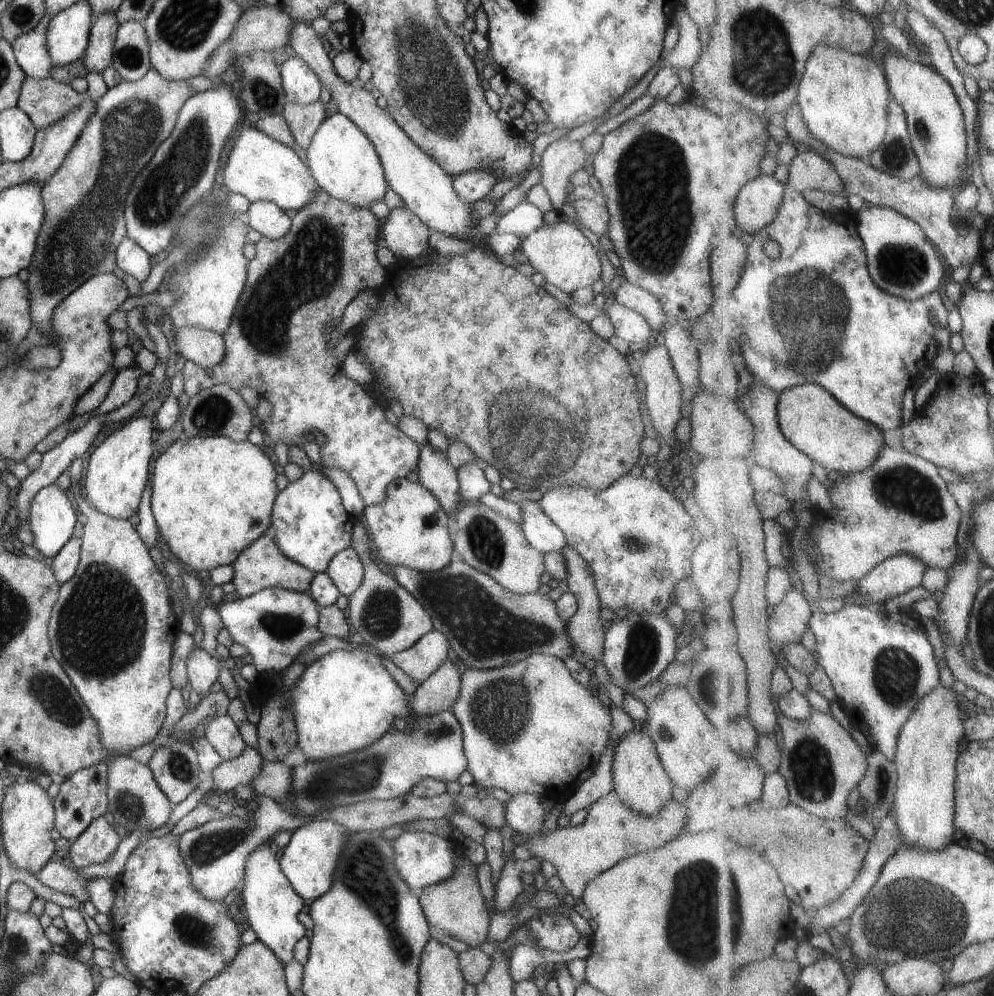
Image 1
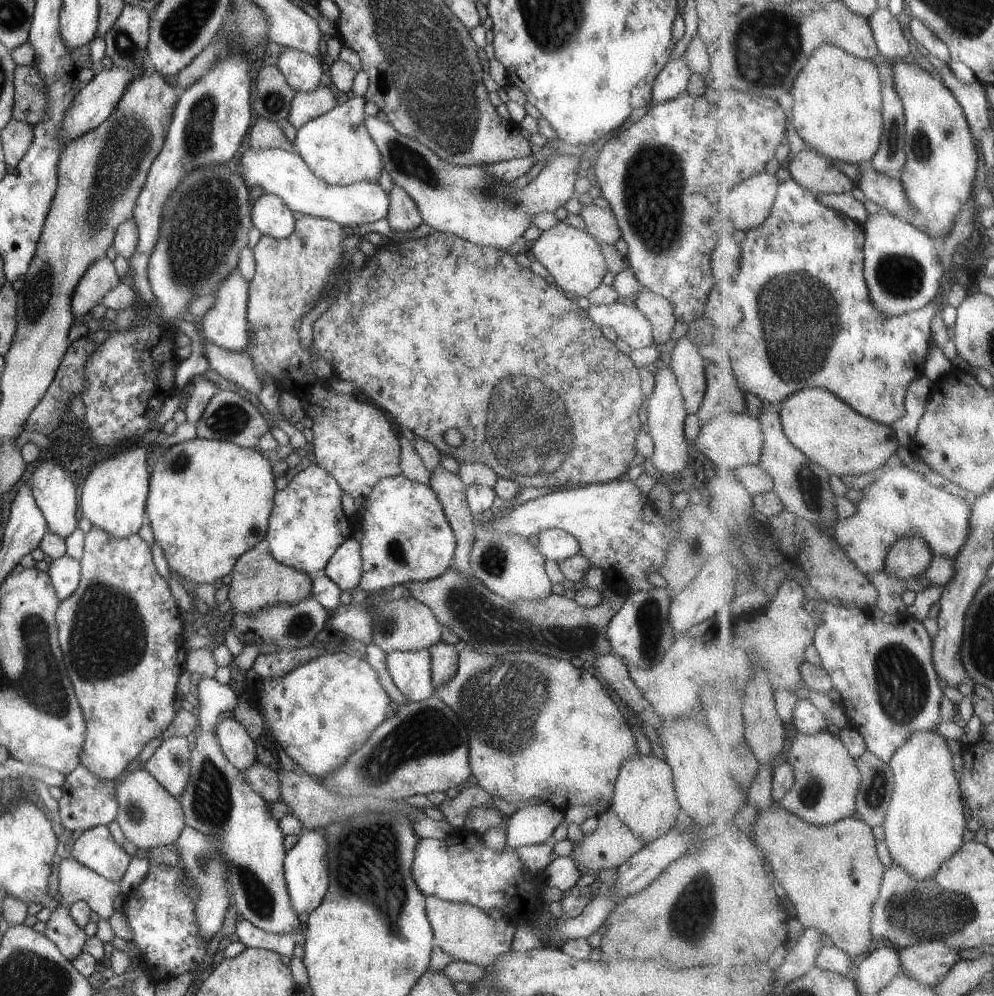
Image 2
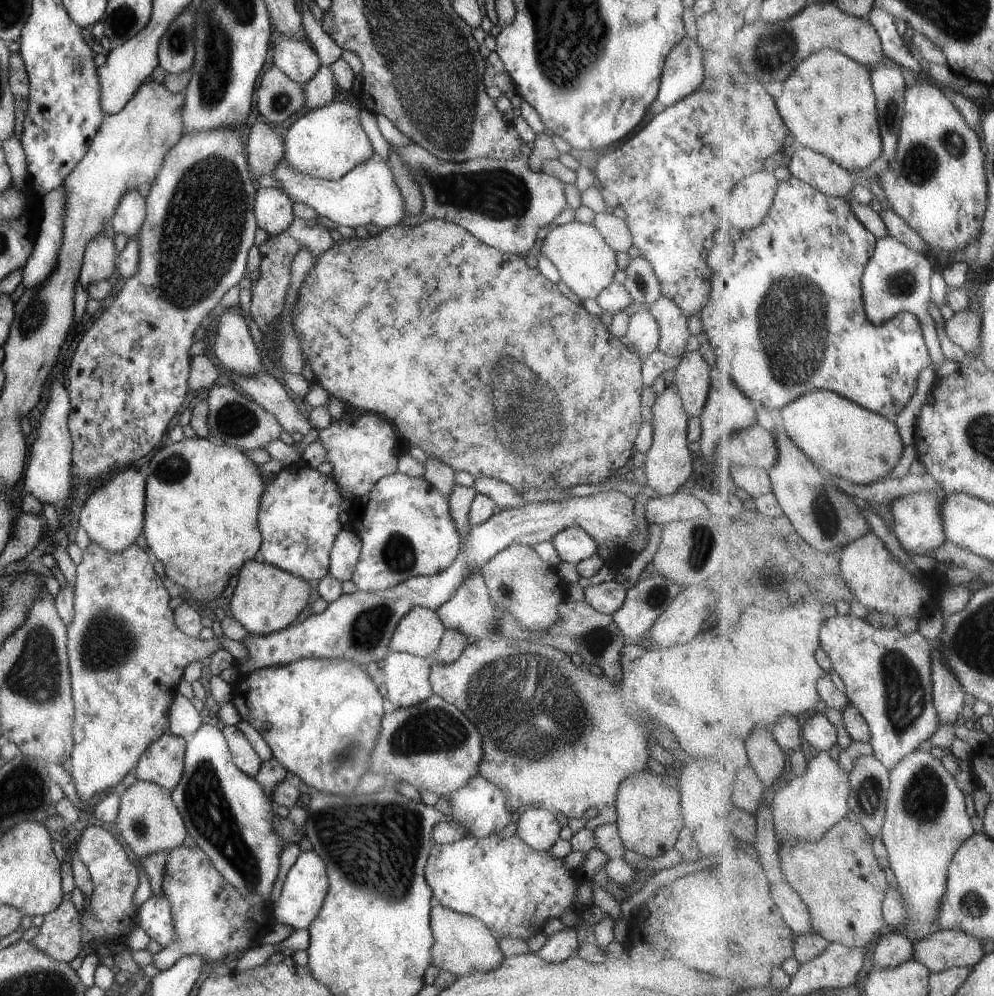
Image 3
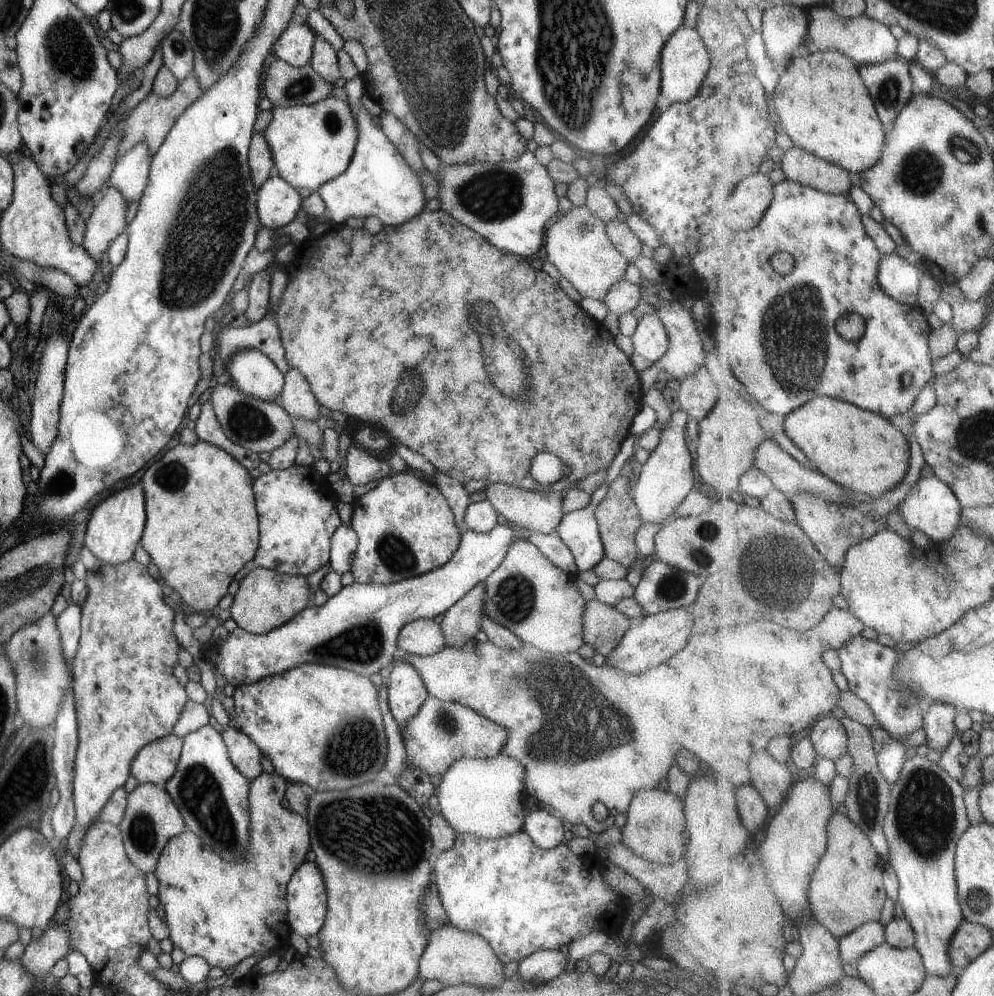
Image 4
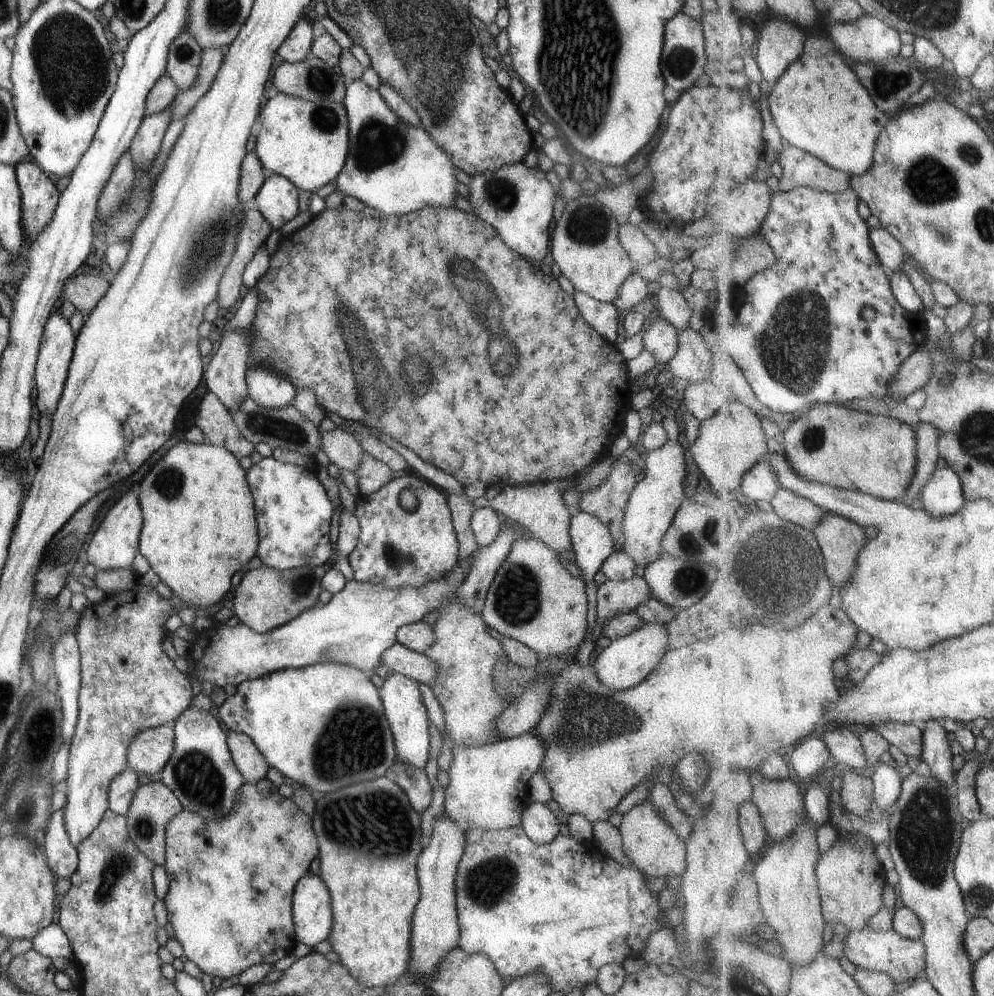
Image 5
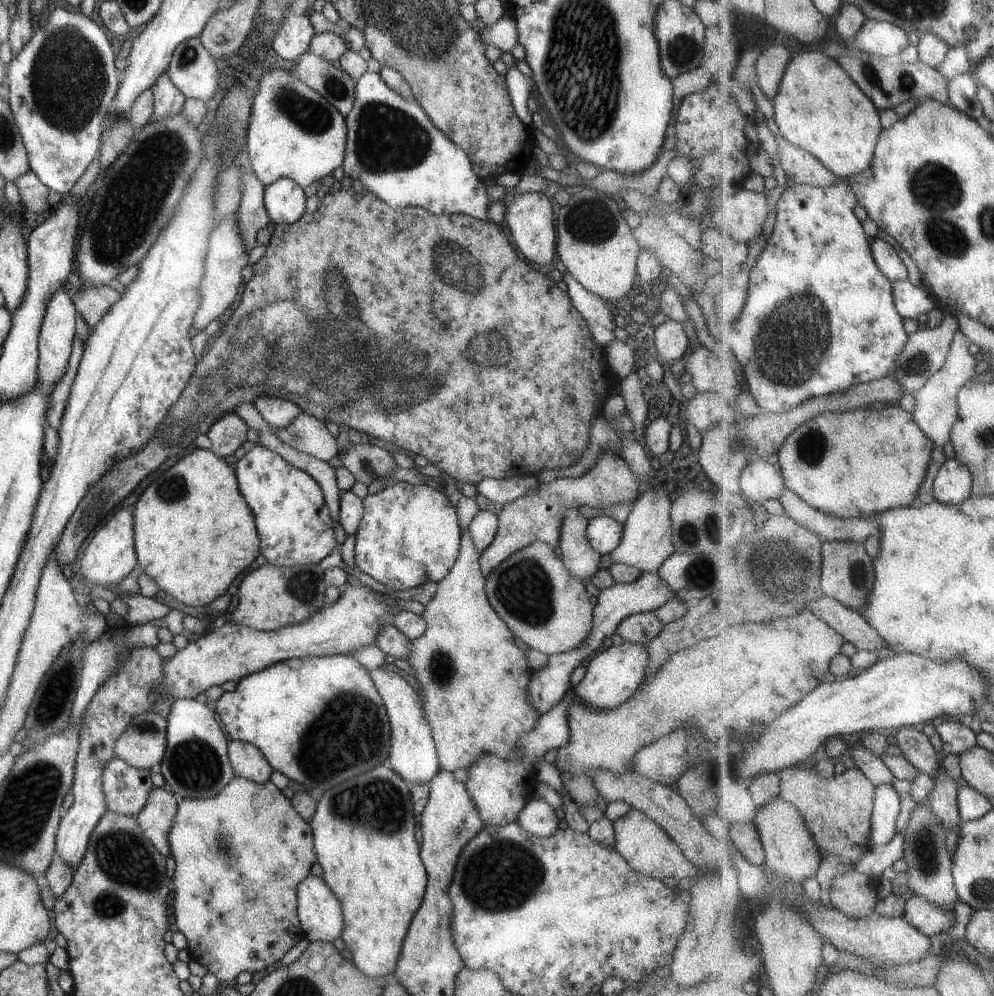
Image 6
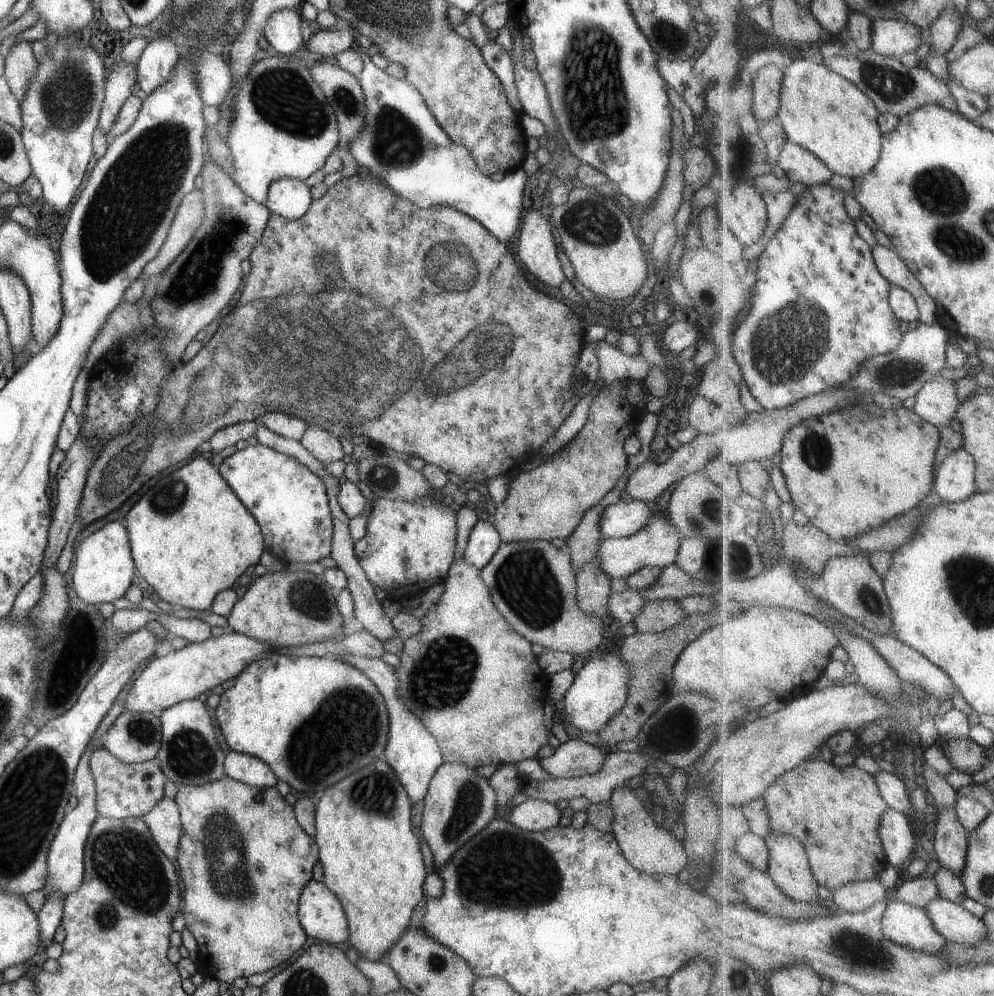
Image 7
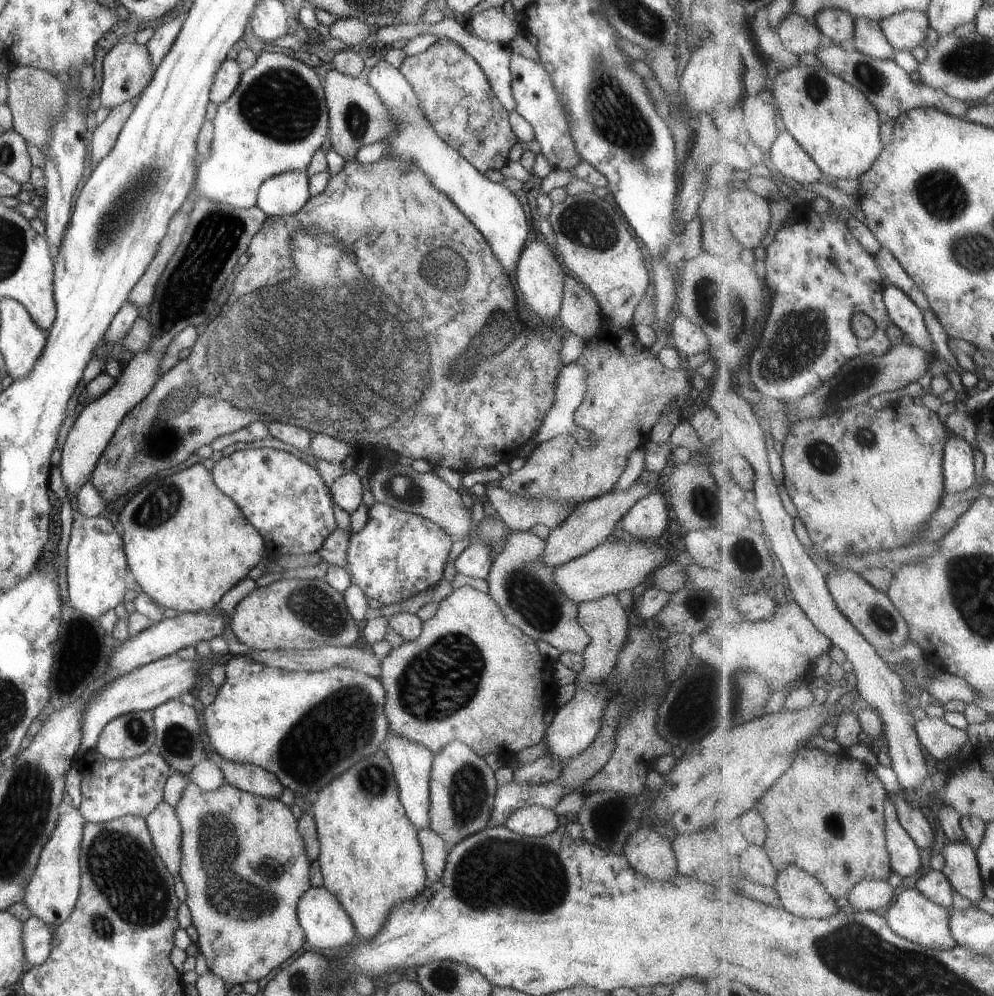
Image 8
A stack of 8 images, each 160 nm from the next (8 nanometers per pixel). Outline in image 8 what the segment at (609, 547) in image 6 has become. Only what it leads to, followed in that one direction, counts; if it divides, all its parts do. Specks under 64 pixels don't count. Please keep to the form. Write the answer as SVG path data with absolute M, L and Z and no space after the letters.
M653 492L640 498L618 522L619 528L633 539L657 539L665 530L666 507L661 494Z

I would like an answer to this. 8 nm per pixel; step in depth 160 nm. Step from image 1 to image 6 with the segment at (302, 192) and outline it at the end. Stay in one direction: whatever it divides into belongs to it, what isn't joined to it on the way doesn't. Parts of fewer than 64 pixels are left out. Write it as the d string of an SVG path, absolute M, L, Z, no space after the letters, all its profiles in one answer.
M365 71L355 81L352 107L344 116L344 121L347 131L342 163L344 174L352 180L359 180L363 188L387 206L415 206L434 215L459 213L479 219L487 218L485 209L491 202L485 194L486 186L475 176L465 151L445 138L445 135L427 120L427 116L413 98L403 98L383 82L379 73Z

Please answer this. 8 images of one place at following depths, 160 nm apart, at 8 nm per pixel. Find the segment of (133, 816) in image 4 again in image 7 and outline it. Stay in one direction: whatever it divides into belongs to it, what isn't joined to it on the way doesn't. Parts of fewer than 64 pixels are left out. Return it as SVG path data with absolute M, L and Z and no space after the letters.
M161 797L155 806L143 816L143 820L161 852L171 862L175 862L178 840L181 836L181 823L174 799Z

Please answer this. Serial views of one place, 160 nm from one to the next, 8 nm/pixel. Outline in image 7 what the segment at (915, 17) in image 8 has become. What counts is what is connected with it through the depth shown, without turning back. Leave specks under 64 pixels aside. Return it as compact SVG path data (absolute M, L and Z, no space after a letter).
M876 19L873 21L873 49L886 57L900 58L915 52L926 32L912 22L902 19Z

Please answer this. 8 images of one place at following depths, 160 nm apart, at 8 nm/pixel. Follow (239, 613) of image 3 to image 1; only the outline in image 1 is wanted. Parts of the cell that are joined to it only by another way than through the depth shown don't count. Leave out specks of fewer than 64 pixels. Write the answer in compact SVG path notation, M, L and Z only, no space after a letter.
M266 534L261 535L241 550L231 565L234 570L231 582L234 584L234 591L239 597L249 596L265 587L305 593L314 577L314 573L310 570L290 561L274 544L274 538Z

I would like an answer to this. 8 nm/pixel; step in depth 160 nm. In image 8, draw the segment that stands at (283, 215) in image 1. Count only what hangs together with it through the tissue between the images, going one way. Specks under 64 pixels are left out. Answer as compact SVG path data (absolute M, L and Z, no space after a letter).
M284 171L261 183L255 206L266 216L288 215L297 212L309 197L305 171Z

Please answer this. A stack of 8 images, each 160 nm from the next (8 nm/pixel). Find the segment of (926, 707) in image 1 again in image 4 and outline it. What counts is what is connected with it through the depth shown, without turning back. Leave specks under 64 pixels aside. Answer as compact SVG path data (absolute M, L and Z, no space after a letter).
M915 755L906 759L900 777L892 784L890 797L890 809L884 820L884 833L890 850L888 862L898 877L897 900L916 932L915 947L922 954L929 975L943 978L959 976L961 970L957 969L953 958L949 956L949 948L965 920L956 876L957 844L971 826L965 806L965 789L925 755Z

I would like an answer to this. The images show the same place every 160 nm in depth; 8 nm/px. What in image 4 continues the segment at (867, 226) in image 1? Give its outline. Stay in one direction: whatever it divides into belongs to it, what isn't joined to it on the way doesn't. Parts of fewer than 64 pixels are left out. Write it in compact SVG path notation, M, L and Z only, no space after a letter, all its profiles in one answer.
M897 254L882 255L880 262L880 285L897 302L917 306L917 294L921 278L927 278L923 263L907 262Z

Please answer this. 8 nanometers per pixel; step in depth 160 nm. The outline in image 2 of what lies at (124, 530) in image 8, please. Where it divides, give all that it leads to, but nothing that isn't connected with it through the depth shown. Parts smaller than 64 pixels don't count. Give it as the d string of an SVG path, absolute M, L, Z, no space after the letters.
M195 436L192 439L171 445L167 450L164 450L154 463L150 473L144 511L147 513L149 524L152 528L153 540L161 548L170 570L173 570L171 571L173 577L181 576L185 580L190 580L195 584L211 584L213 580L231 573L232 566L237 558L248 548L260 546L265 538L268 527L268 516L270 515L274 492L276 491L273 481L271 466L267 459L253 449L244 449L232 442L204 439Z

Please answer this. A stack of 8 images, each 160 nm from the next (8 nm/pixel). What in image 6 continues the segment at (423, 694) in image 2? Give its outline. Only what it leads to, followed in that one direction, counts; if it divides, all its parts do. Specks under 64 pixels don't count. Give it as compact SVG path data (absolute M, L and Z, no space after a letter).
M379 668L369 672L386 708L390 724L390 751L387 759L391 769L408 785L429 782L440 768L430 726L422 712L422 702L416 693L415 686L399 673L383 672Z

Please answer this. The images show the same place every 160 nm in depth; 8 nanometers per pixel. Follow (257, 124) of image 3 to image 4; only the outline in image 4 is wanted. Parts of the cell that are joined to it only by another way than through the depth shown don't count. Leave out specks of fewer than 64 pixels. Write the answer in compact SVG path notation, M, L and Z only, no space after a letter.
M261 133L253 134L248 147L248 168L251 184L255 190L273 174L273 160L269 154L269 148L265 144L265 138Z

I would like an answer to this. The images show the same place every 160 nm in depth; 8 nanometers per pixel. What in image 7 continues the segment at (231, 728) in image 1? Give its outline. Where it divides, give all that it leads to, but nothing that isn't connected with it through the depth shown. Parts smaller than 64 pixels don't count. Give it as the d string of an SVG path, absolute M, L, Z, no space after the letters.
M229 750L224 756L224 774L250 787L266 789L275 786L273 771L261 759Z

